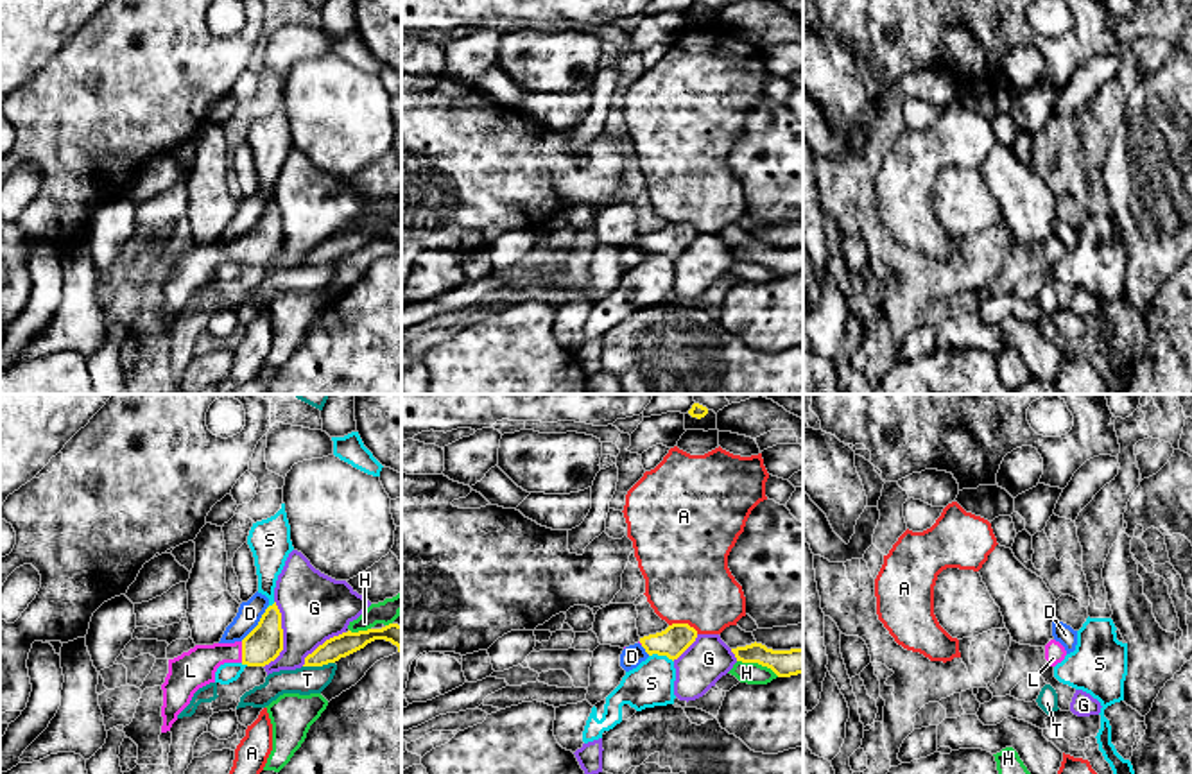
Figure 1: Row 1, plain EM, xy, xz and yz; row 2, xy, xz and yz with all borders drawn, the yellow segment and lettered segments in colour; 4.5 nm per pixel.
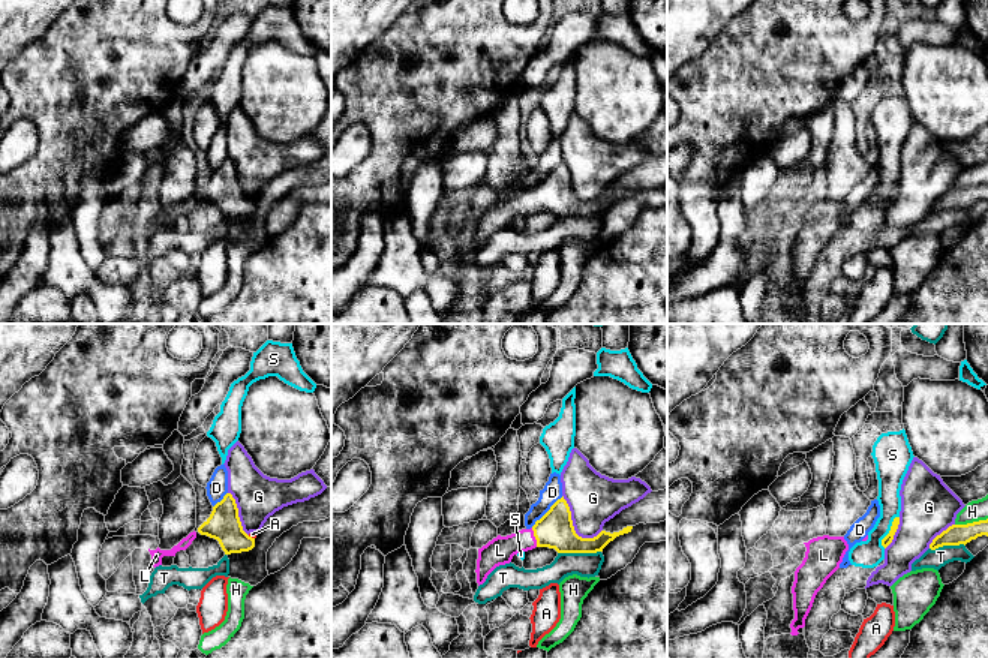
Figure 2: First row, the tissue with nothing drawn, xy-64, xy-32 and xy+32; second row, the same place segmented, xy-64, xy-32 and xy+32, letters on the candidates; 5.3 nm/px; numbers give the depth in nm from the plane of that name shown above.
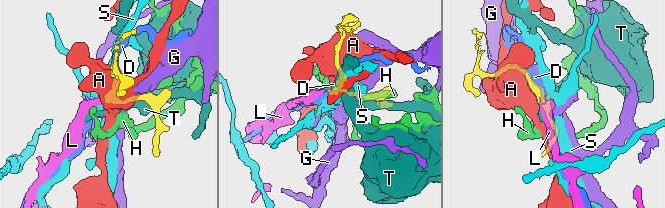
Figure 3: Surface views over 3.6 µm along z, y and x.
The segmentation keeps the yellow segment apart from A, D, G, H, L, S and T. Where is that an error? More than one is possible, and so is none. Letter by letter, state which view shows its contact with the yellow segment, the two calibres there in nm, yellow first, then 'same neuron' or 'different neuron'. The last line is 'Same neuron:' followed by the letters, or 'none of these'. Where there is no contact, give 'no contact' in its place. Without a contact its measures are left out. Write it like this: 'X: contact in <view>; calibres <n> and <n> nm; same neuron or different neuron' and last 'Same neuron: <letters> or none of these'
A: contact in xz; calibres 140 and 380 nm; different neuron
D: contact in xy; calibres 160 and 110 nm; different neuron
G: contact in xy; calibres 160 and 300 nm; different neuron
H: contact in xz; calibres 120 and 100 nm; different neuron
L: contact in xy; calibres 160 and 170 nm; same neuron
S: contact in xz; calibres 140 and 200 nm; different neuron
T: contact in xy; calibres 100 and 130 nm; different neuron
Same neuron: L

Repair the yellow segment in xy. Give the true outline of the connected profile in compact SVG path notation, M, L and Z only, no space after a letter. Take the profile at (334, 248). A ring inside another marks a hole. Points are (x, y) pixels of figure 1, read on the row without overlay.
M389 222L382 228L367 228L358 231L342 231L339 235L333 235L326 238L323 244L319 244L312 253L305 256L303 265L323 265L328 262L335 262L341 256L346 256L360 247L364 247L367 242L375 238L385 238L398 245L398 251L402 251L402 224Z

